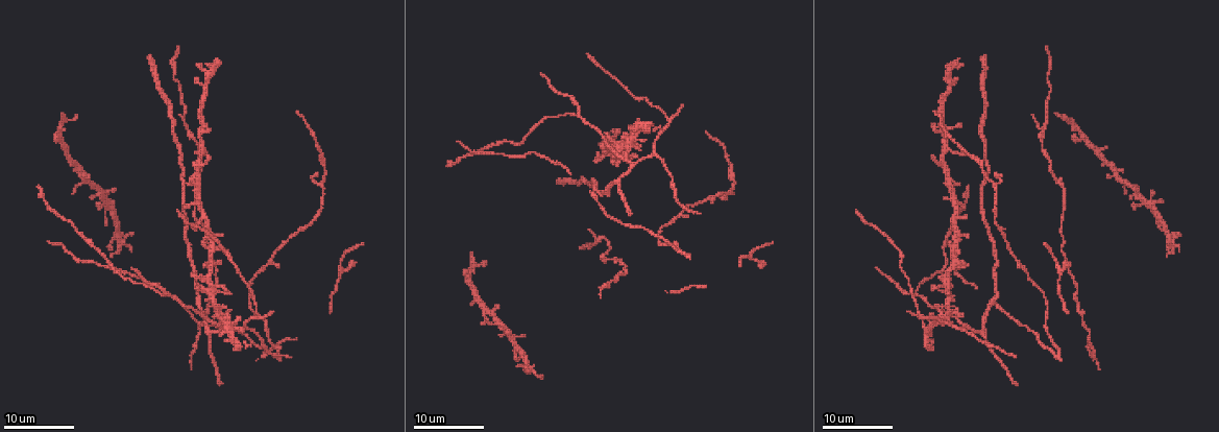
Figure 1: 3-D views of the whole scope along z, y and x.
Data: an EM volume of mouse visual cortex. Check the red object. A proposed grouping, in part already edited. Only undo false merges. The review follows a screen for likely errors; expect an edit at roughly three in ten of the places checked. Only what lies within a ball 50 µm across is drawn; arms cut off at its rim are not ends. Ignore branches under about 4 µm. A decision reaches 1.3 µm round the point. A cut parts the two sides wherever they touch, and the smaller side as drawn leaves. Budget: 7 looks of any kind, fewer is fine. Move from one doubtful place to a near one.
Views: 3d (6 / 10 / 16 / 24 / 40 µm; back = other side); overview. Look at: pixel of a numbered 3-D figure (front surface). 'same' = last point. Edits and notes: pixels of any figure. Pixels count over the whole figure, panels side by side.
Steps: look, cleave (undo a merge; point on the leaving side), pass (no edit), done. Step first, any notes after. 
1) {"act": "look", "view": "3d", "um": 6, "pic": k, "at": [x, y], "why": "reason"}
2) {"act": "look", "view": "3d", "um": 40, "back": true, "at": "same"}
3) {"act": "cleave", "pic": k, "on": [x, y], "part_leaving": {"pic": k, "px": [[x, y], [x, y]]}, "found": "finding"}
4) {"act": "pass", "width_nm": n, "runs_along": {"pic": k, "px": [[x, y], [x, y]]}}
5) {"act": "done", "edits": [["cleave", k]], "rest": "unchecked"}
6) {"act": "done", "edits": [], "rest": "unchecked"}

{"act": "look", "view": "3d", "um": 24, "pic": 1, "at": [622, 156], "why": "side arm on a straight run"}

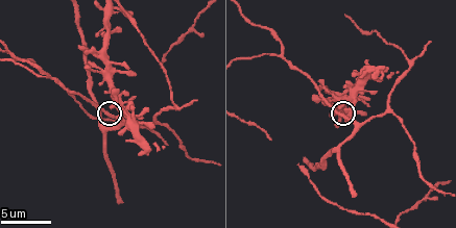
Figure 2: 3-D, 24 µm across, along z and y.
{"act": "look", "view": "3d", "um": 6, "pic": 2, "at": [109, 115], "why": "closer look"}

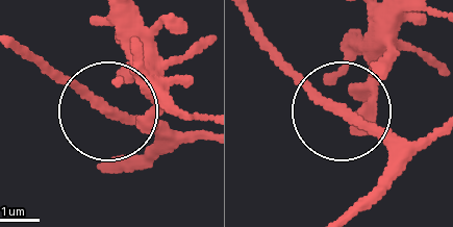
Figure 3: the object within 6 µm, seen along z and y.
{"act": "pass", "side_arm_um": 40, "runs_along": {"pic": 3, "px": [[119, 159], [146, 153], [155, 136], [52, 64]]}, "found": "all the same neuron"}

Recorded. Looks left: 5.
{"act": "look", "view": "3d", "um": 24, "pic": 1, "at": [522, 141], "why": "branch point"}

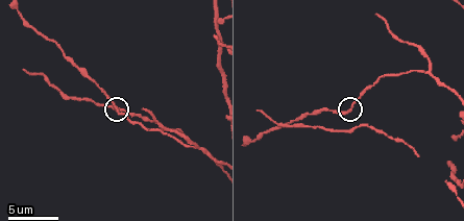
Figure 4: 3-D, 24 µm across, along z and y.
{"act": "look", "view": "3d", "um": 6, "pic": 4, "at": [117, 108]}

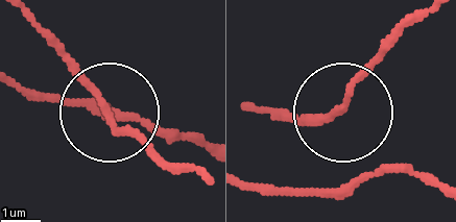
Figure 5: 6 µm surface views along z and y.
{"act": "pass", "arms": 3, "found": "one neuron here"}

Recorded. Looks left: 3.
{"act": "look", "view": "3d", "um": 10, "pic": 2, "at": [191, 30], "why": "side arm on a straight run"}

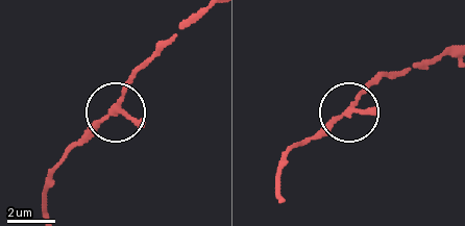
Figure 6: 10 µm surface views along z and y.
{"act": "look", "view": "3d", "um": 6, "pic": 6, "at": [347, 111]}

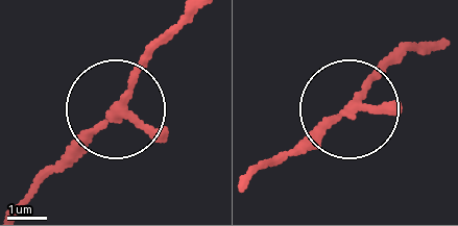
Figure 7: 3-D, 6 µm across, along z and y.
{"act": "pass", "arms": 3, "runs_along": {"pic": 7, "px": [[252, 174], [312, 145], [399, 48]]}, "found": "continuous, no second neuron"}

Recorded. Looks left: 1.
{"act": "done", "edits": [], "rest": "unchecked"}

